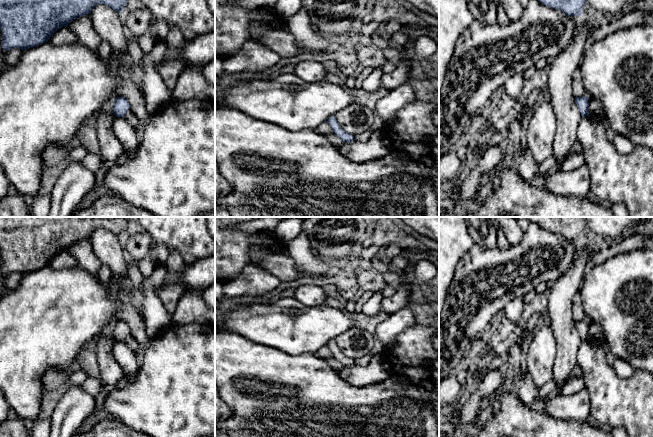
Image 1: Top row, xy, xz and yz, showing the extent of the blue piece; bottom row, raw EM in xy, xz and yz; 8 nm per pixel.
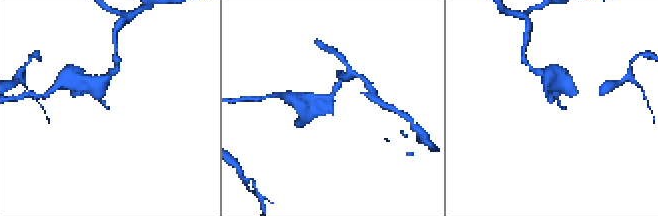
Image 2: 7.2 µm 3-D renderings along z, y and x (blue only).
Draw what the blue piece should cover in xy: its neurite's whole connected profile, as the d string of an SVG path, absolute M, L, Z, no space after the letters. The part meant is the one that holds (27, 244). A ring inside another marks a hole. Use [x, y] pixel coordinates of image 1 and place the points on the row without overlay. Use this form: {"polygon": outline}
{"polygon": "M0 217L1 270L5 275L28 273L47 266L61 251L75 242L90 239L92 233L103 228L122 238L128 222L123 218L99 219L94 217Z"}

